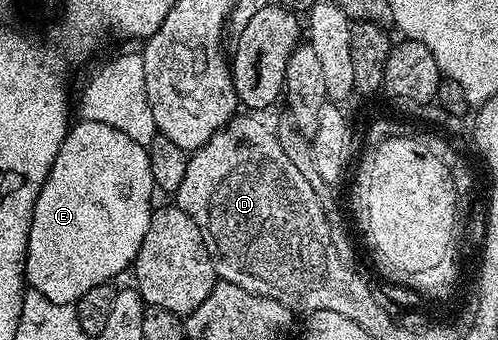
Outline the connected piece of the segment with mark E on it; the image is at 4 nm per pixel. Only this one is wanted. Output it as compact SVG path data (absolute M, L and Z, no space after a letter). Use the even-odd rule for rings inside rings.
M80 119L78 123L68 127L51 175L37 194L27 239L27 261L23 264L26 283L49 298L49 302L58 304L74 304L89 294L93 286L114 281L114 276L134 265L137 250L141 250L141 242L145 239L145 230L149 230L153 211L151 199L157 196L146 147L103 122Z

